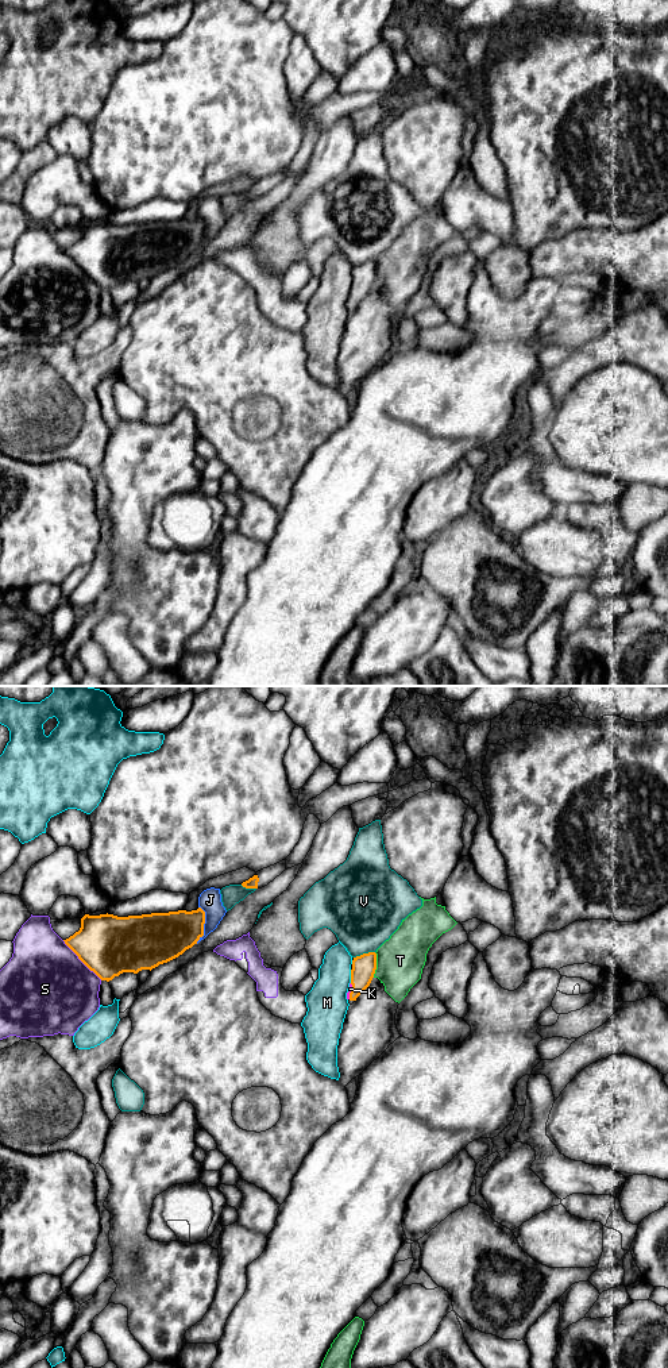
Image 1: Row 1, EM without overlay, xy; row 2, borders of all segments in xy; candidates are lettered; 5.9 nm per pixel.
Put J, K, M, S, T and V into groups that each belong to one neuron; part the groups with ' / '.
J / K / M / S / T / V

